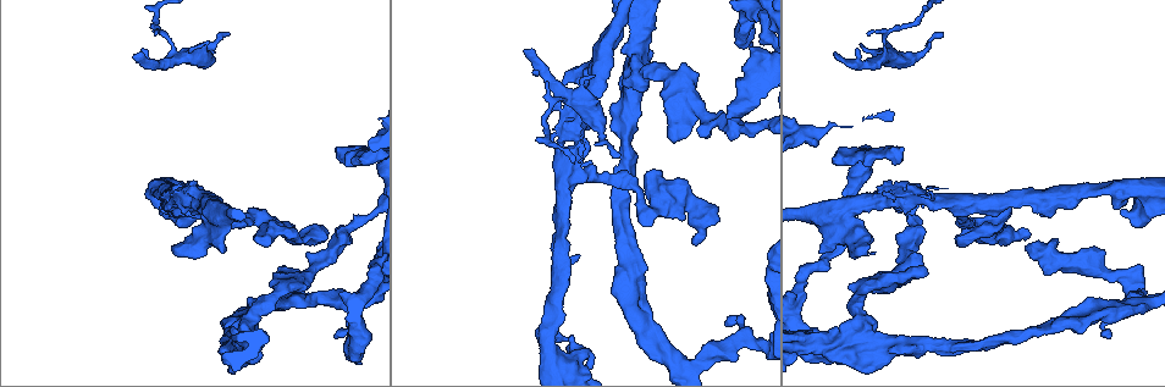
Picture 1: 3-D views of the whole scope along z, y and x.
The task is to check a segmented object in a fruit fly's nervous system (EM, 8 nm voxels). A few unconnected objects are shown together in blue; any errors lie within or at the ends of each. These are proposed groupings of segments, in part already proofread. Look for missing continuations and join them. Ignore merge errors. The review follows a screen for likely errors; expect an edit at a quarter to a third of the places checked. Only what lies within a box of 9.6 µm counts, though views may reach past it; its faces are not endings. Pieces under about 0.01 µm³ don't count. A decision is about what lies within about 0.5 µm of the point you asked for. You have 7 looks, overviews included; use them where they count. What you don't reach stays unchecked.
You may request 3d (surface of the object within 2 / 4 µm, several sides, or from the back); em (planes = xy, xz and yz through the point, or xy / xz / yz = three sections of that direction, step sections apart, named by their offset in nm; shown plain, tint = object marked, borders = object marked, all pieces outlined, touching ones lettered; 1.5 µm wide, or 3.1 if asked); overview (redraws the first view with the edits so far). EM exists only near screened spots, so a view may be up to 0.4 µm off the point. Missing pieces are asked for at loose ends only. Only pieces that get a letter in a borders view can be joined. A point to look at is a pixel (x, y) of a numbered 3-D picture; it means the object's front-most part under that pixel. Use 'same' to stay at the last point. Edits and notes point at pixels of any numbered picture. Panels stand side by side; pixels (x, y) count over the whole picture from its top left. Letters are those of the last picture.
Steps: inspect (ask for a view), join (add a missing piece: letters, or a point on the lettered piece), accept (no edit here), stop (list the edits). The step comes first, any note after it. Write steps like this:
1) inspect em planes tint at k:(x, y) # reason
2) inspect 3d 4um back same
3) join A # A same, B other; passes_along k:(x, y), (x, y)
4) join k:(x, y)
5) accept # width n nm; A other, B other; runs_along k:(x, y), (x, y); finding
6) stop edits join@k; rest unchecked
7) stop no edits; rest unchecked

inspect em yz step 8 borders at 1:(830, 363) # thick end

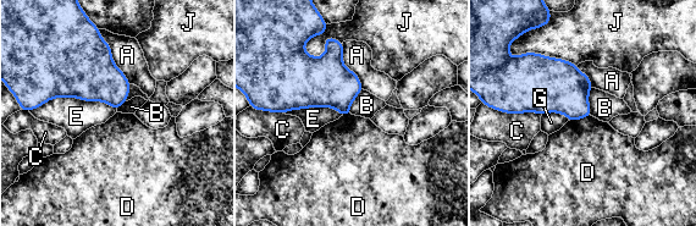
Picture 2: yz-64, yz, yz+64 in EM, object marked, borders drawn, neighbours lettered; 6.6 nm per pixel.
inspect em planes borders same

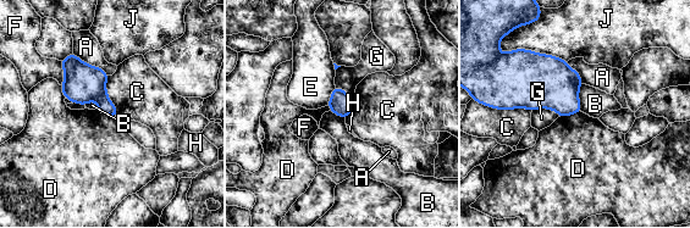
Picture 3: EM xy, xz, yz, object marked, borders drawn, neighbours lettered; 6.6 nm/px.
accept # A other, B other, C other, D other, E other, F other, G other, H other, J other; border 3:(580, 111), (559, 117); no lettered piece goes on from it

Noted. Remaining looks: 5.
inspect 3d 4um at 1:(132, 57)

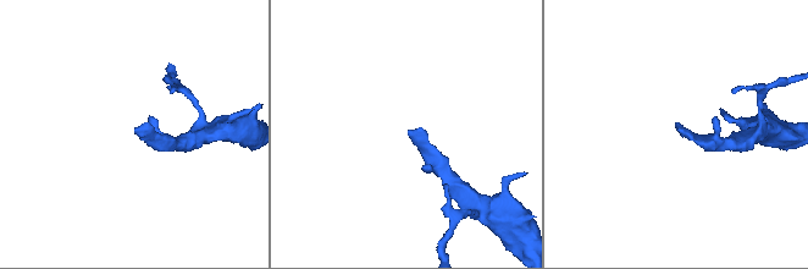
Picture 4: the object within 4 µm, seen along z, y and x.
inspect em planes borders at 4:(409, 132)

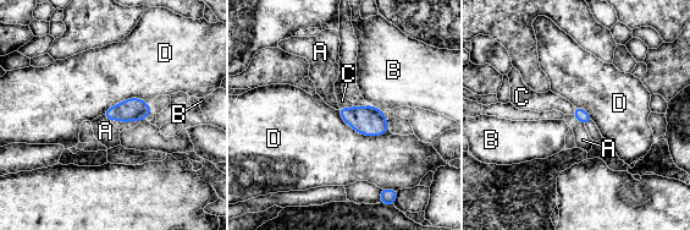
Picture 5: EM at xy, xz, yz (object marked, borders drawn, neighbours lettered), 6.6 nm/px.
join 5:(342, 100) # A other, B other, C same, D other; it goes on there

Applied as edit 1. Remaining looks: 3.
inspect em xy step 8 borders at 1:(1041, 215) # stops while still wide

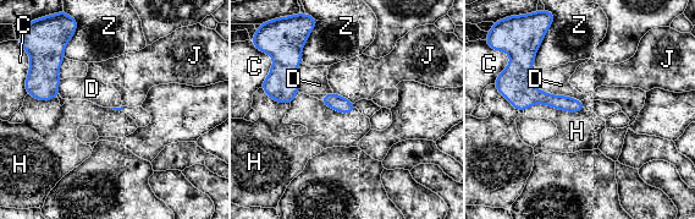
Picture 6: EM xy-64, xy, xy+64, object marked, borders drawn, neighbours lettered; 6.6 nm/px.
inspect em planes borders same # another direction

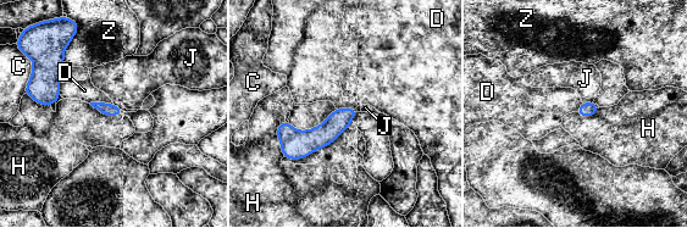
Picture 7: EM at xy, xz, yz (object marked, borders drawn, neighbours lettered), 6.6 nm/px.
accept # C other, D other, H other, J other, Z other; none of them fits

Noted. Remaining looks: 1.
stop edits join@5; rest unchecked

